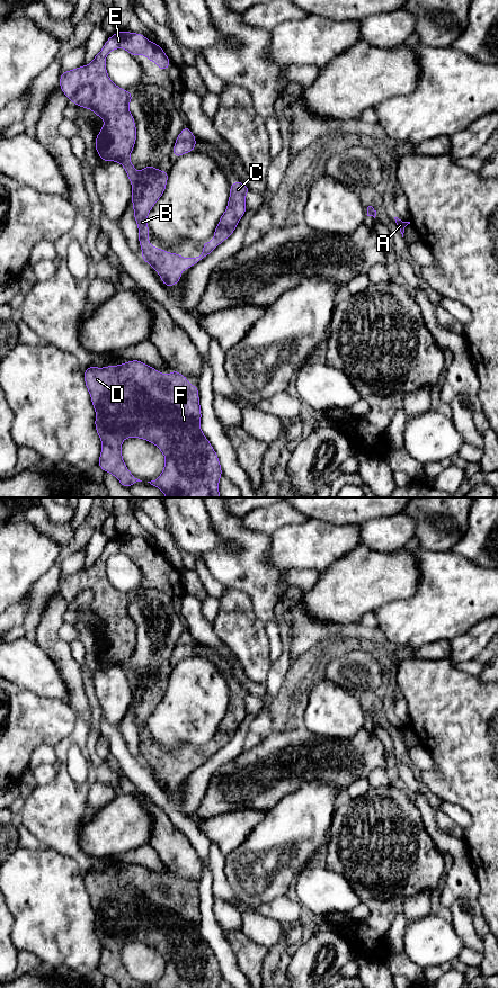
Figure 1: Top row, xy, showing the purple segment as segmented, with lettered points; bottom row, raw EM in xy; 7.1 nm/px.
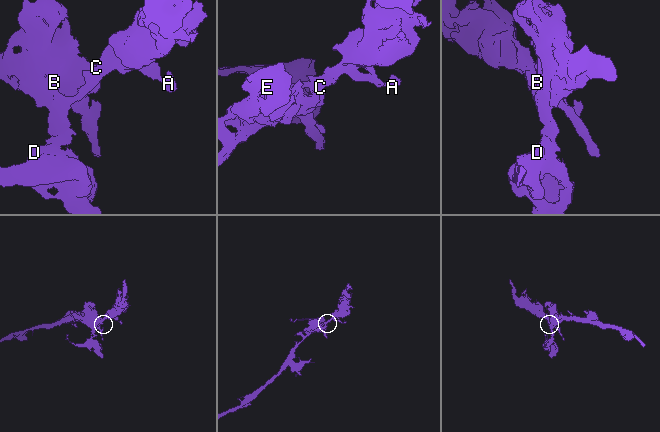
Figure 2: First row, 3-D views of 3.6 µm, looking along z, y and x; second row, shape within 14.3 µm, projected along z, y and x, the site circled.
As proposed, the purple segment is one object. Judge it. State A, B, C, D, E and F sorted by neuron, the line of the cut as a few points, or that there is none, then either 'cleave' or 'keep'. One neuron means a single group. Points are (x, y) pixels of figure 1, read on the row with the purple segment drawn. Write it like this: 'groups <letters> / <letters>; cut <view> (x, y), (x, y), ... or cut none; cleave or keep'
groups A B C D E F; cut none; keep

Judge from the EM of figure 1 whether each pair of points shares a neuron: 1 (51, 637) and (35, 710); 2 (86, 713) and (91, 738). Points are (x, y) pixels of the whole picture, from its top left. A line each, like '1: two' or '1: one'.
1: two
2: two

